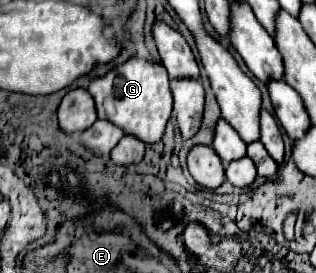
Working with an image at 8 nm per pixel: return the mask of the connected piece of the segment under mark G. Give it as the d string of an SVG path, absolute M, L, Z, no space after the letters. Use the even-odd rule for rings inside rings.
M130 58L122 66L110 70L102 80L102 88L92 88L92 98L100 120L108 120L122 128L126 134L142 140L144 144L156 144L164 136L166 122L172 112L172 92L166 68L142 58Z

